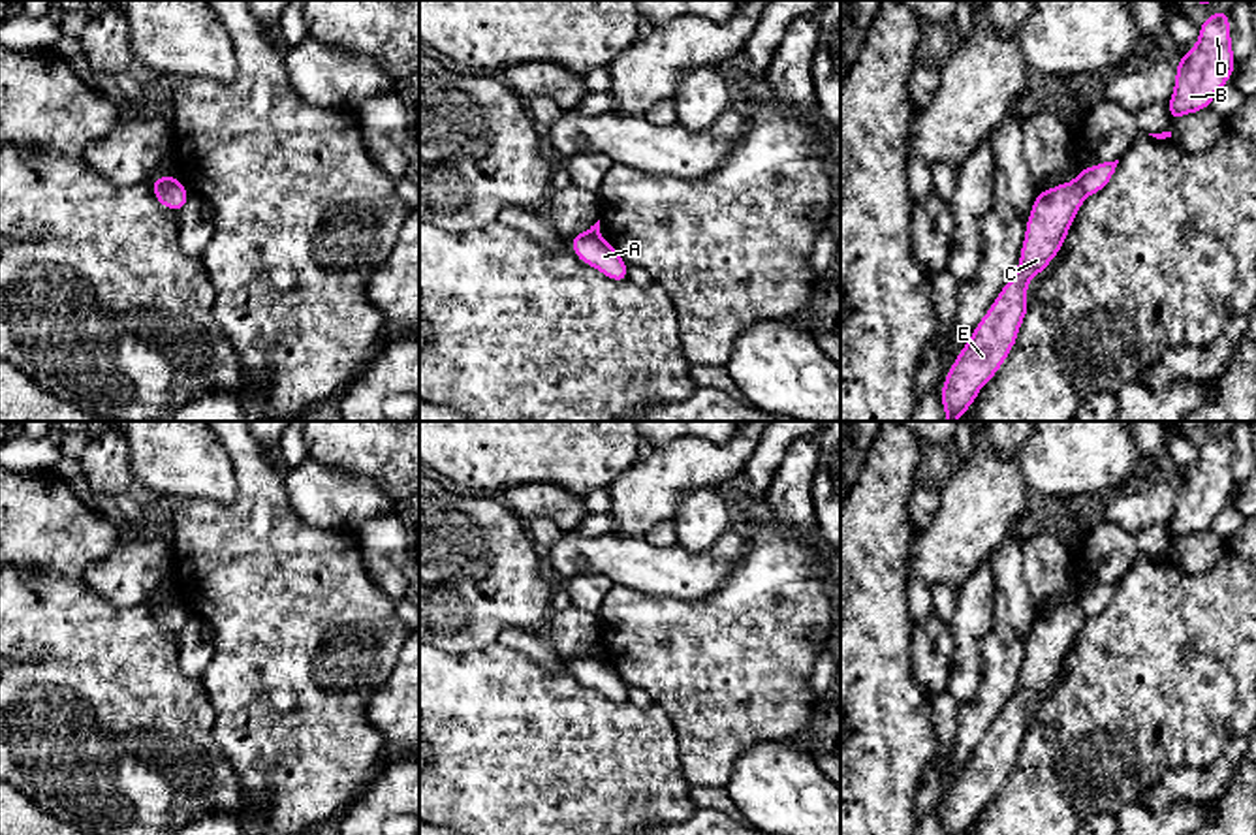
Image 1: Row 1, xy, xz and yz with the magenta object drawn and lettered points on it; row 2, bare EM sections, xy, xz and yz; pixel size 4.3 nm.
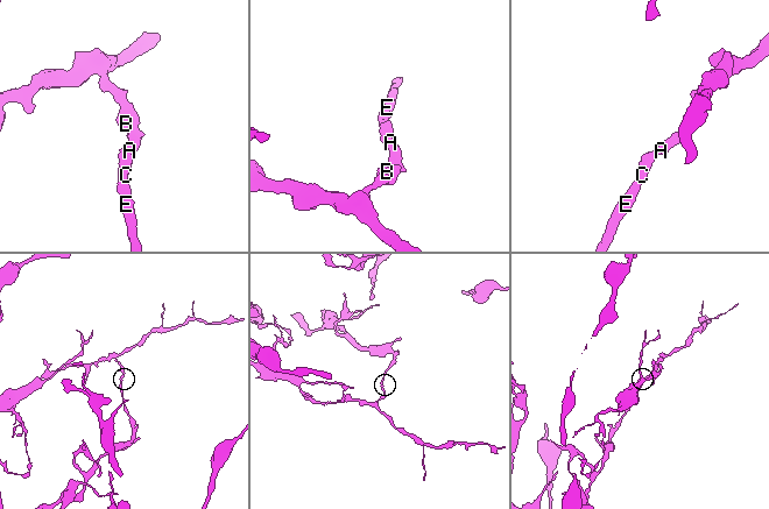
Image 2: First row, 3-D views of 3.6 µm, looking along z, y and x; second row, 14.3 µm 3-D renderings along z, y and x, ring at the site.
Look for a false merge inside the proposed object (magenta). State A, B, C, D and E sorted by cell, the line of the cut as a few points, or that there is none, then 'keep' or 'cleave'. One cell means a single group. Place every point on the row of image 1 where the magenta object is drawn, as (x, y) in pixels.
groups A B D / C E; cut xy (177, 181), (153, 189); cleave

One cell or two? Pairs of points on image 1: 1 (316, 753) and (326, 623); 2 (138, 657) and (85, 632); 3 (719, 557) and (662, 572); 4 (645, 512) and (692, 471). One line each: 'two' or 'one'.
1: one
2: one
3: one
4: one

